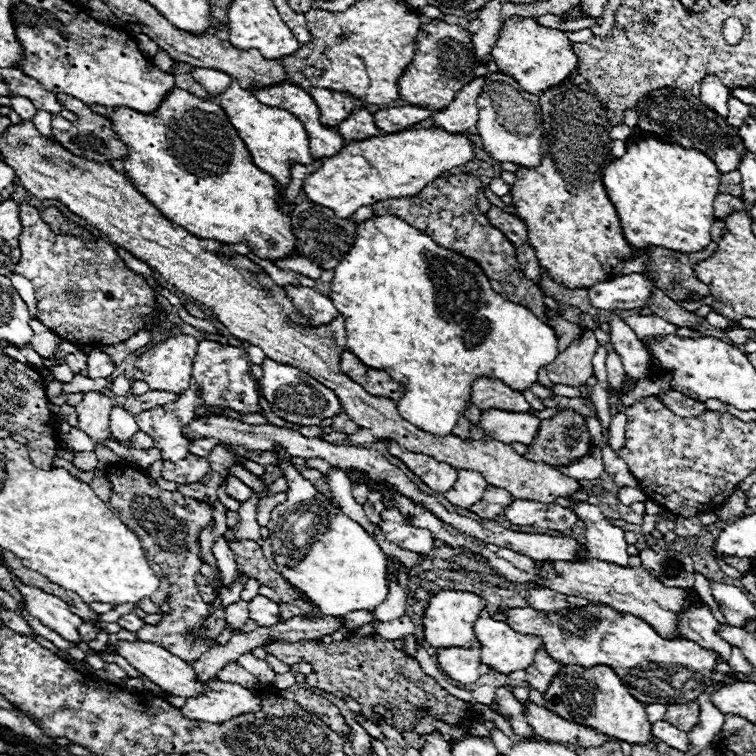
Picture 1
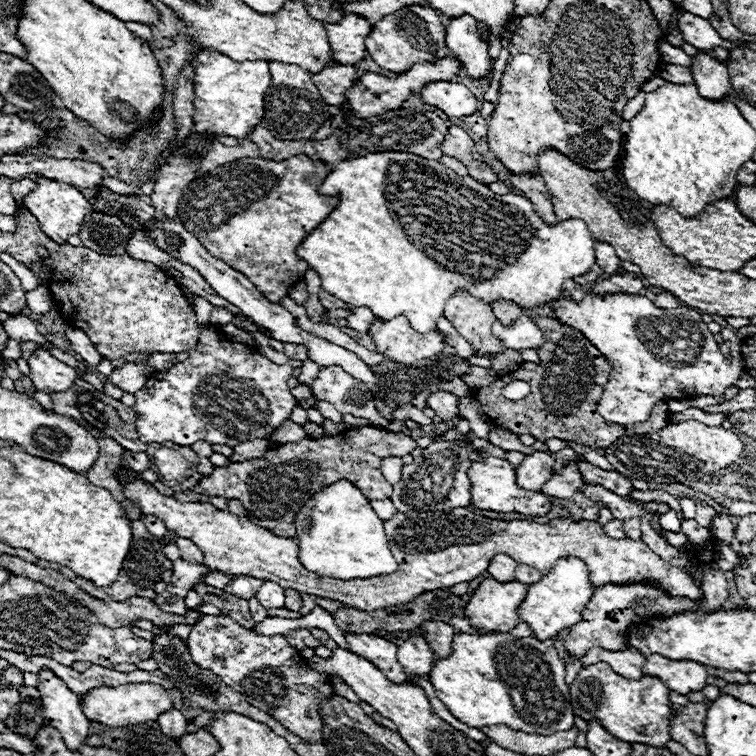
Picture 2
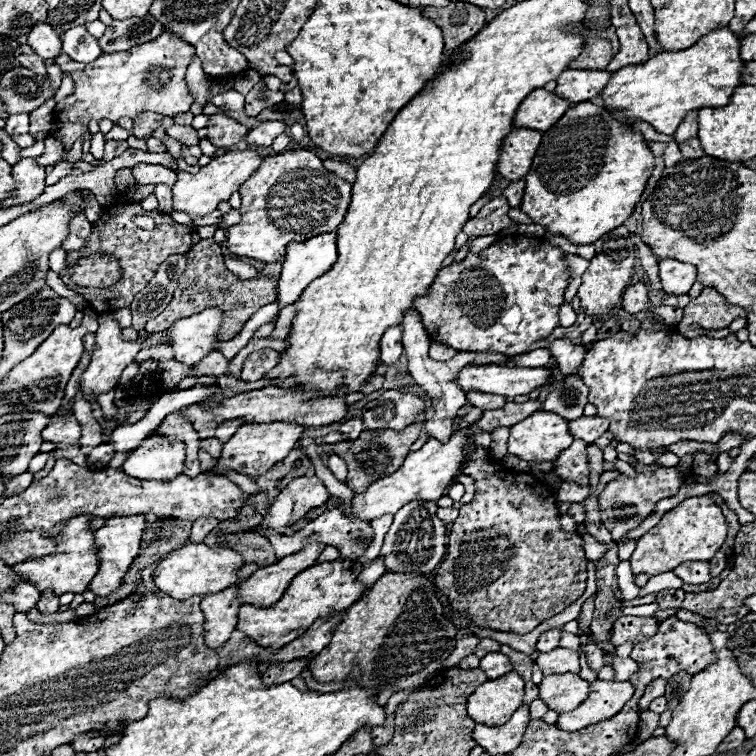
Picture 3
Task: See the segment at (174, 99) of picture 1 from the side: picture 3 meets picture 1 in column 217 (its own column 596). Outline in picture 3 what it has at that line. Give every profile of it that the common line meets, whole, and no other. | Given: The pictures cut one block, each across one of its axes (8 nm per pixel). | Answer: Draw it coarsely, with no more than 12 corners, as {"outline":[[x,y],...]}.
{"outline":[[578,102],[520,208],[572,244],[622,226],[652,176],[640,132]]}

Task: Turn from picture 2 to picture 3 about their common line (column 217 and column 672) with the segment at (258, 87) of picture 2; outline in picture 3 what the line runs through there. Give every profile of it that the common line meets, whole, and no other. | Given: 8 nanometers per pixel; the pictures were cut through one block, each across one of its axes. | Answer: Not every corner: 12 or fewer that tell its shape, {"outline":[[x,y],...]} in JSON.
{"outline":[[740,38],[694,46],[614,72],[594,102],[616,120],[672,136],[698,108],[742,84]]}

